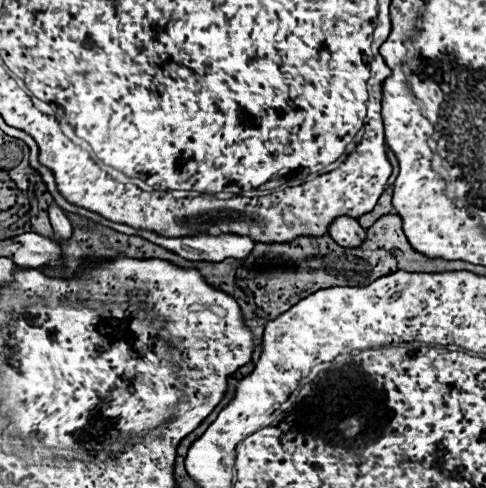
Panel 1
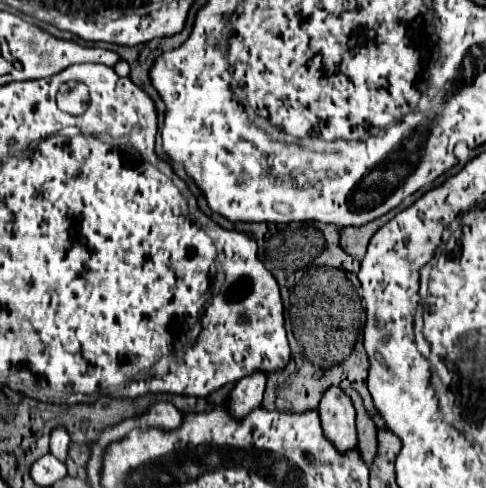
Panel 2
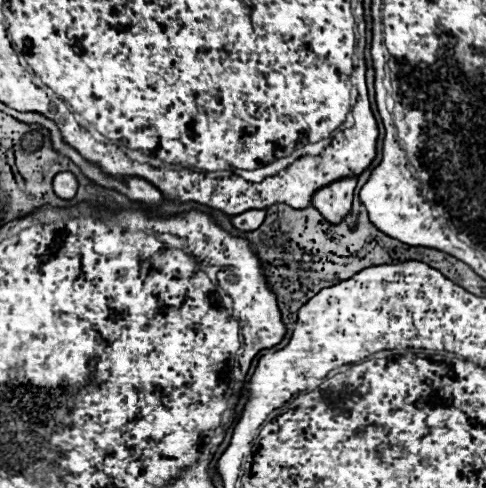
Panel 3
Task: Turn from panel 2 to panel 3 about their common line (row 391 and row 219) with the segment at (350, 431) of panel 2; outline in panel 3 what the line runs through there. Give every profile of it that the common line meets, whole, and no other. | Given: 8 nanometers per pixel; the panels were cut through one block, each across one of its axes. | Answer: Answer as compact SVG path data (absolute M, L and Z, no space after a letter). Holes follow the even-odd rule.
M356 178L336 180L336 182L320 188L316 194L312 194L312 206L328 222L338 224L338 222L342 222L350 214L354 188L356 188Z

